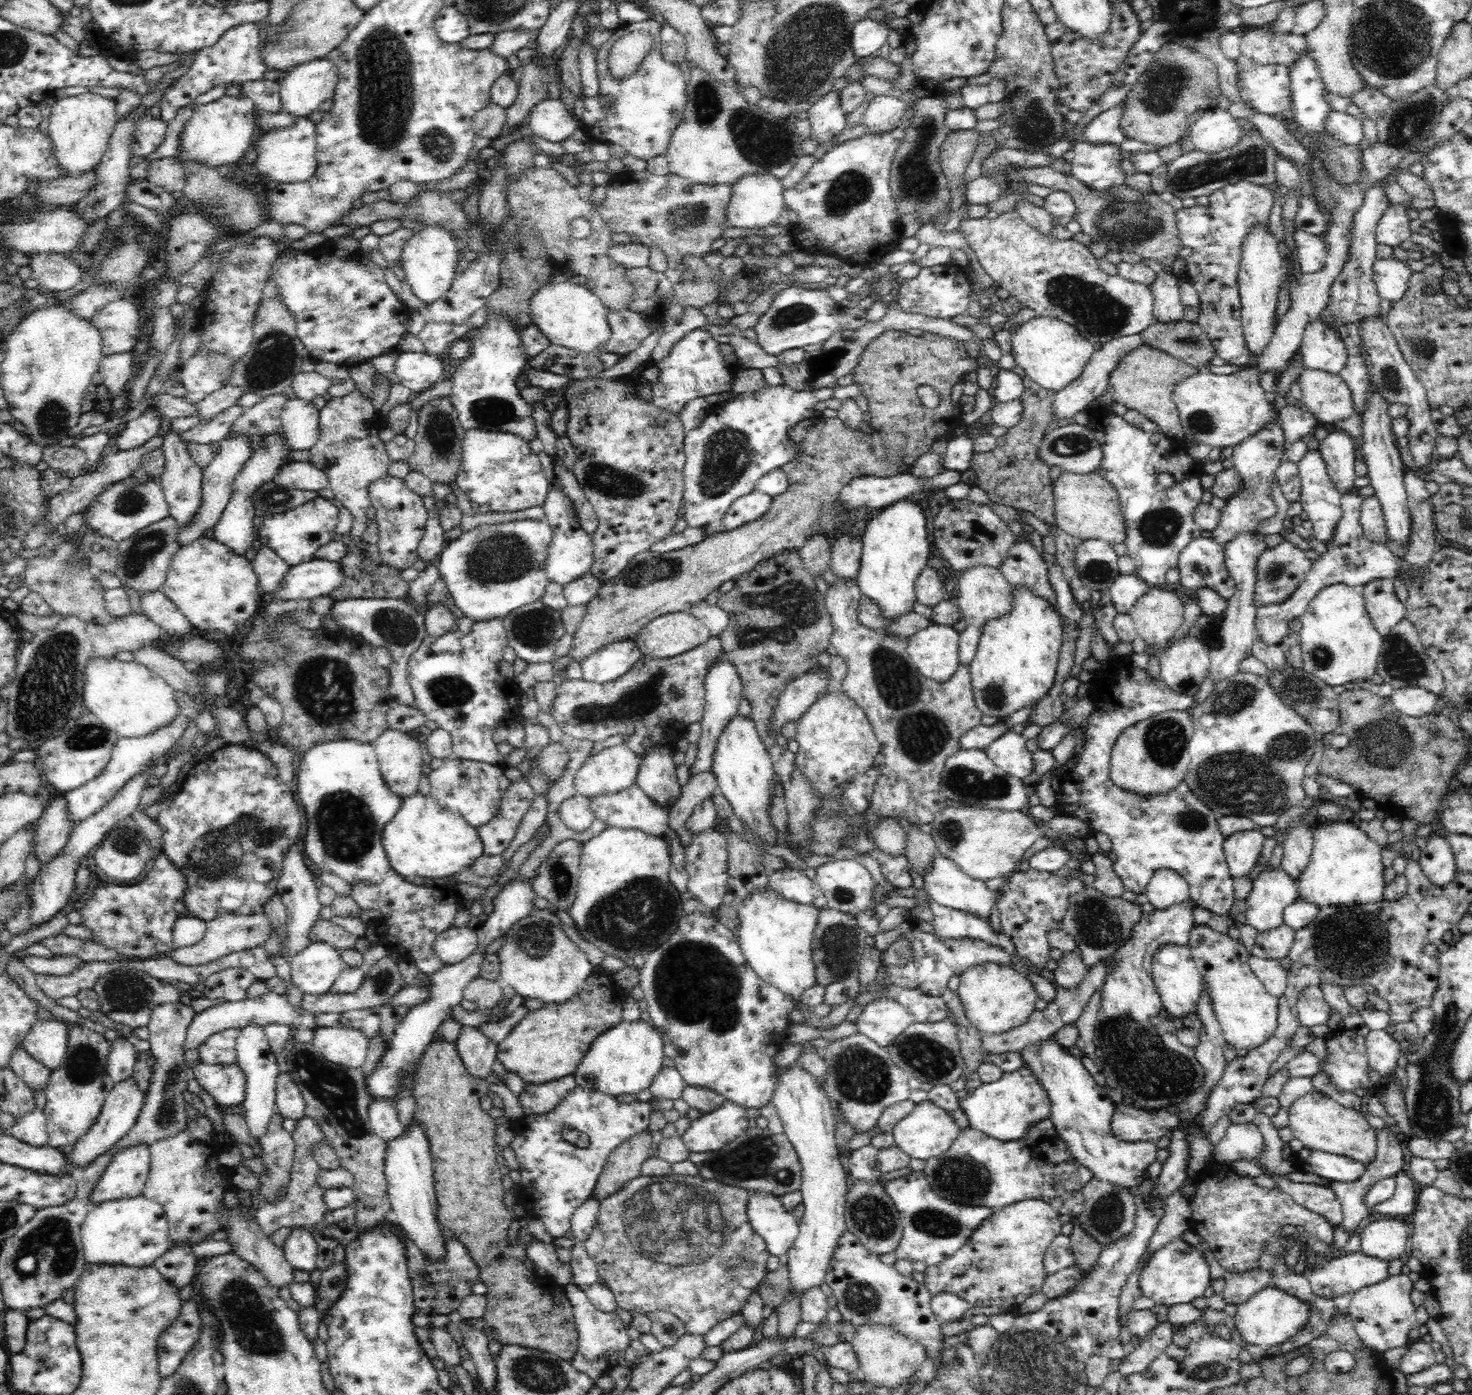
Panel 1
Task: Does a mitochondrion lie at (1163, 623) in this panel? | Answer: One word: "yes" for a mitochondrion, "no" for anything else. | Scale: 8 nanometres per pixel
no

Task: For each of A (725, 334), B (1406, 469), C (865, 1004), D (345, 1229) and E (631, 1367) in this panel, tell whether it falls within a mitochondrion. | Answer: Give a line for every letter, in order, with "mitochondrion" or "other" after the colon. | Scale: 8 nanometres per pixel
A: other
B: other
C: other
D: other
E: other

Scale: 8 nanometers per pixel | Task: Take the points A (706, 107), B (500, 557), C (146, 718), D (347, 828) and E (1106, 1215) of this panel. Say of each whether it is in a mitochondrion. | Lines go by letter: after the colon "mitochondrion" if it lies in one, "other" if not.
A: mitochondrion
B: mitochondrion
C: other
D: mitochondrion
E: mitochondrion

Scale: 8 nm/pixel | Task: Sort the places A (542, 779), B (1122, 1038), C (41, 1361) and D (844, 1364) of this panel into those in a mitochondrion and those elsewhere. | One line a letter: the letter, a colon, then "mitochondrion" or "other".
A: other
B: mitochondrion
C: mitochondrion
D: other

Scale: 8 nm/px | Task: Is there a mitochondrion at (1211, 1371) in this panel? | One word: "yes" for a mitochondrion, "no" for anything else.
yes

